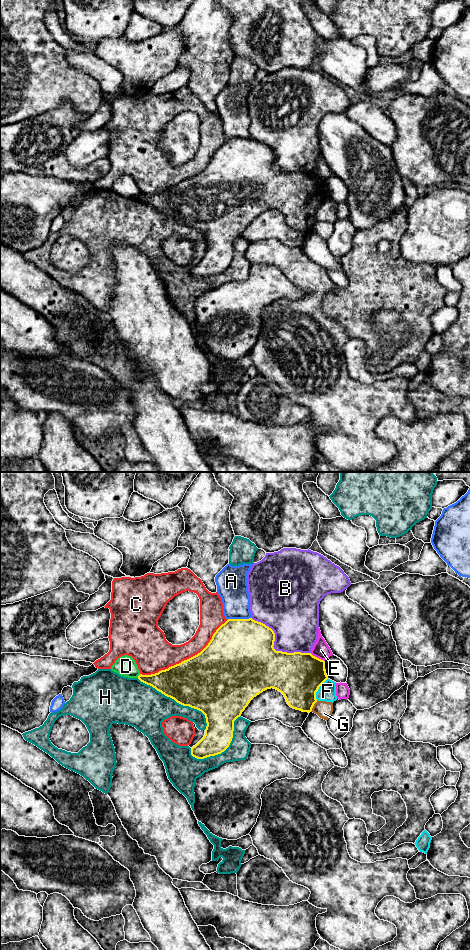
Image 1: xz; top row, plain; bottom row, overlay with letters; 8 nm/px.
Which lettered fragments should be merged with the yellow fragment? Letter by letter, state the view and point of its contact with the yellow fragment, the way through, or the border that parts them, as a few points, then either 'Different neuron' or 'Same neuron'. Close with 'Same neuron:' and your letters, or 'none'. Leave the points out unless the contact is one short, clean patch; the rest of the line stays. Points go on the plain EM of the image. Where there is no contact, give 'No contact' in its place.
A: Touches yellow at xz (238, 139). Different neuron
B: Touches yellow at xz (273, 167). Different neuron
C: Touches yellow at xz (187, 179). Different neuron
D: Touches yellow at xz (138, 196). Boundary: xz (140, 194), (137, 197). Different neuron
E: Touches yellow at xz (316, 177). Boundary: xz (310, 173), (324, 181). Different neuron
F: Touches yellow at xz (318, 208). Different neuron
G: Touches yellow at xz (313, 225). Boundary: xz (317, 221), (310, 231). Different neuron
H: Touches yellow at xz (177, 222). Different neuron
Same neuron: none

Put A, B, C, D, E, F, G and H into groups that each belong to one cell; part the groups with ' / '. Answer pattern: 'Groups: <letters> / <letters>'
Groups: A / B / C / D / E / F H / G

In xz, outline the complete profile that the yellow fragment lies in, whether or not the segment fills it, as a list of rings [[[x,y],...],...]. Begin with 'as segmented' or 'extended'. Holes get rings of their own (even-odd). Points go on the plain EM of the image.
as segmented; [[[228,139],[213,154],[208,165],[197,175],[179,184],[151,195],[138,196],[138,199],[155,208],[167,217],[174,219],[183,226],[201,231],[206,238],[204,257],[191,268],[191,275],[204,279],[224,272],[233,258],[234,241],[241,236],[250,221],[267,209],[281,212],[287,224],[296,230],[310,233],[317,222],[316,212],[328,199],[325,181],[311,173],[287,173],[274,169],[275,153],[265,144],[249,139]]]

